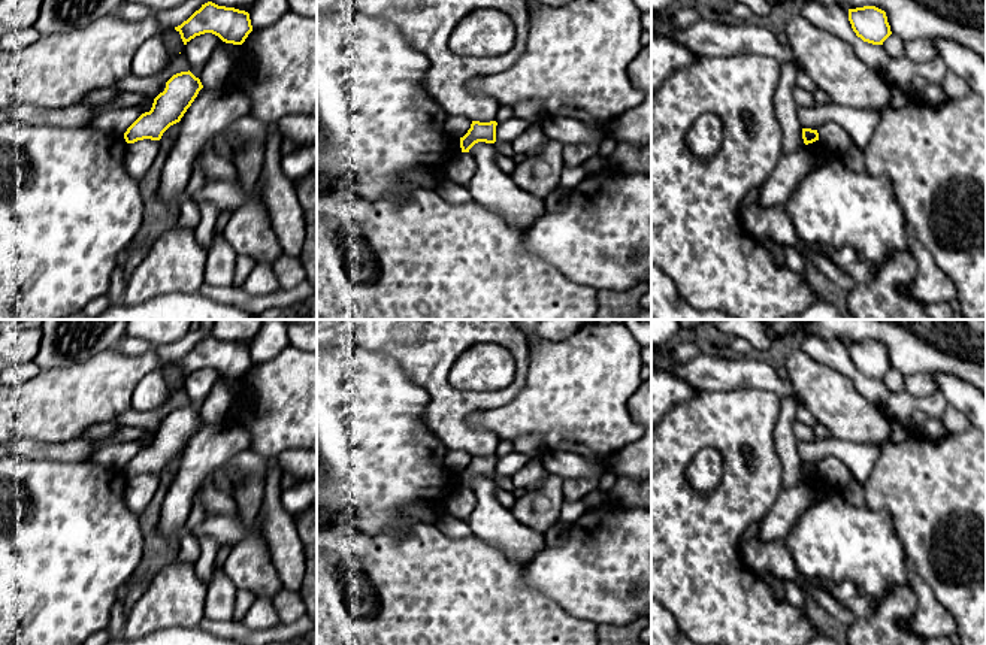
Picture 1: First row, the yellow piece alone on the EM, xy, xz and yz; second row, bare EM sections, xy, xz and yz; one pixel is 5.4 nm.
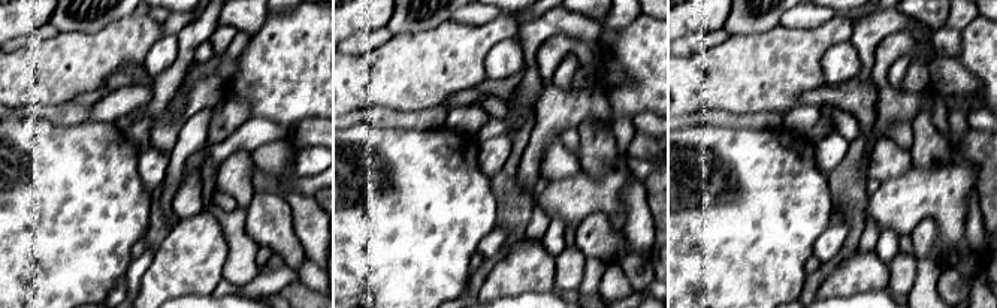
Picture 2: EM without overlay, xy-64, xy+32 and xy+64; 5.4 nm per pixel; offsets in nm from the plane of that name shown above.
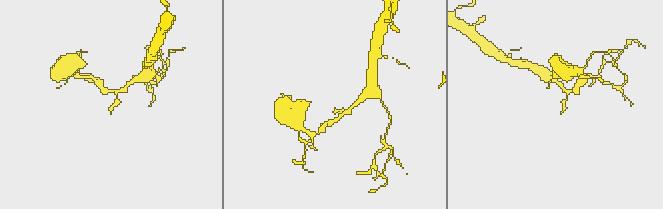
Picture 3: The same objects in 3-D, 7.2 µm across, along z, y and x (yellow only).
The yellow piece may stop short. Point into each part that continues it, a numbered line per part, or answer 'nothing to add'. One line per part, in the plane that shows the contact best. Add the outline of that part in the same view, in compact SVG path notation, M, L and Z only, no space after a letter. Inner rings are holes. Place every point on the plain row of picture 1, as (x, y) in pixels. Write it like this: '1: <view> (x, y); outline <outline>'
nothing to add

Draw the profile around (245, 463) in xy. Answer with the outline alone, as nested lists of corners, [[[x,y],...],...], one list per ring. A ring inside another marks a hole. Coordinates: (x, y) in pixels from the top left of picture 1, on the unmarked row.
[[[252,449],[236,454],[224,464],[226,475],[230,481],[249,475],[264,475],[266,467],[266,458]]]

